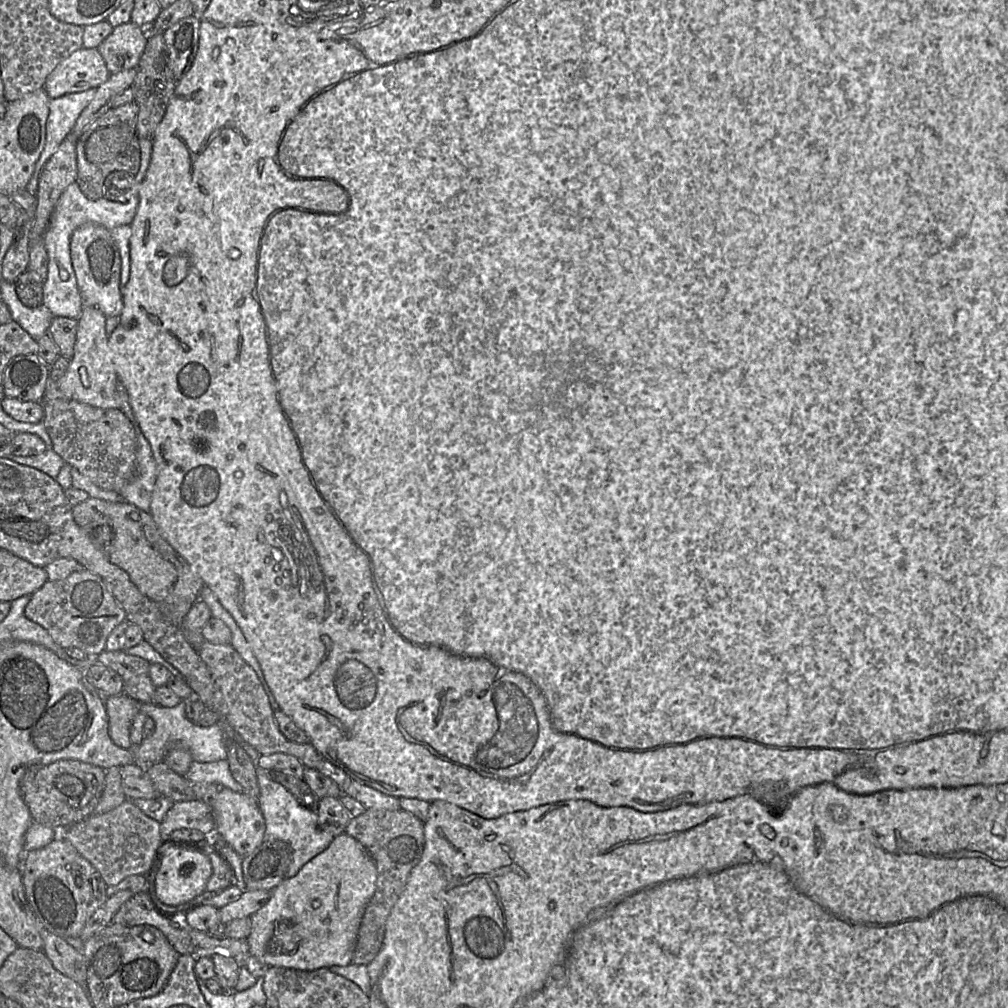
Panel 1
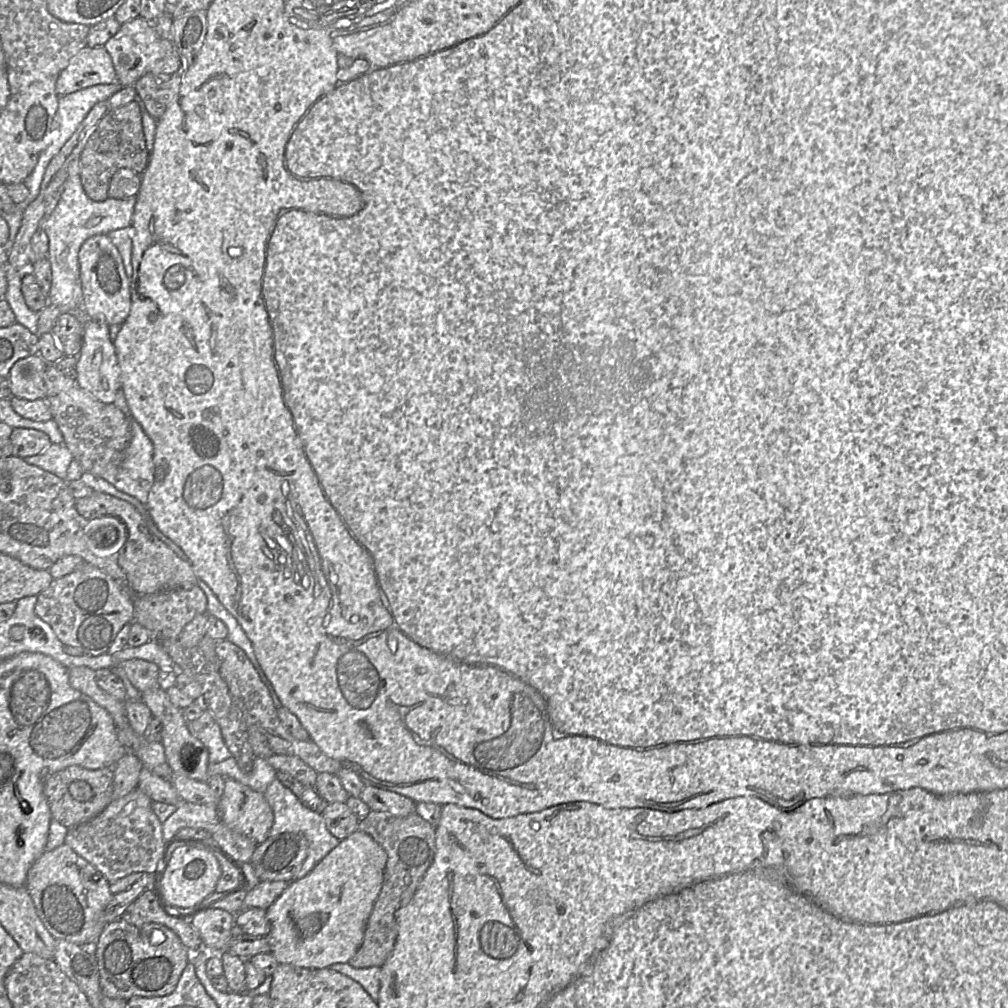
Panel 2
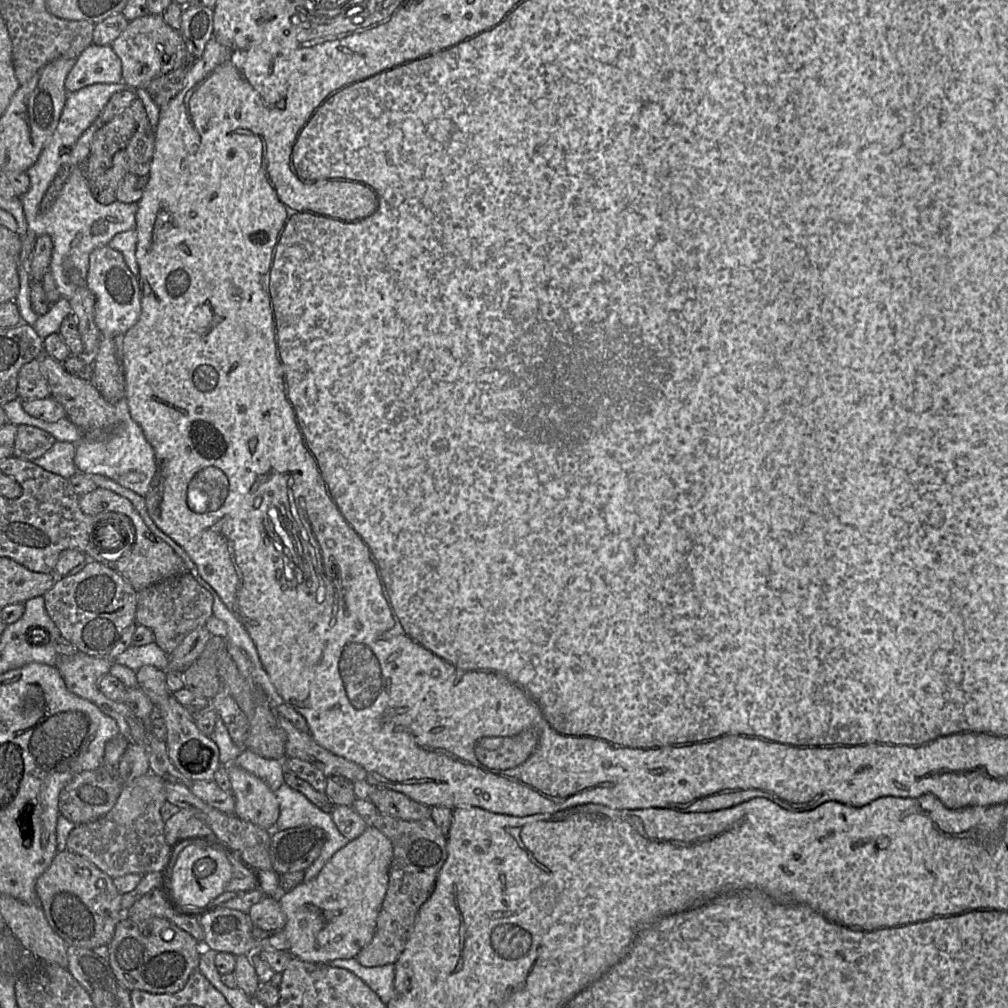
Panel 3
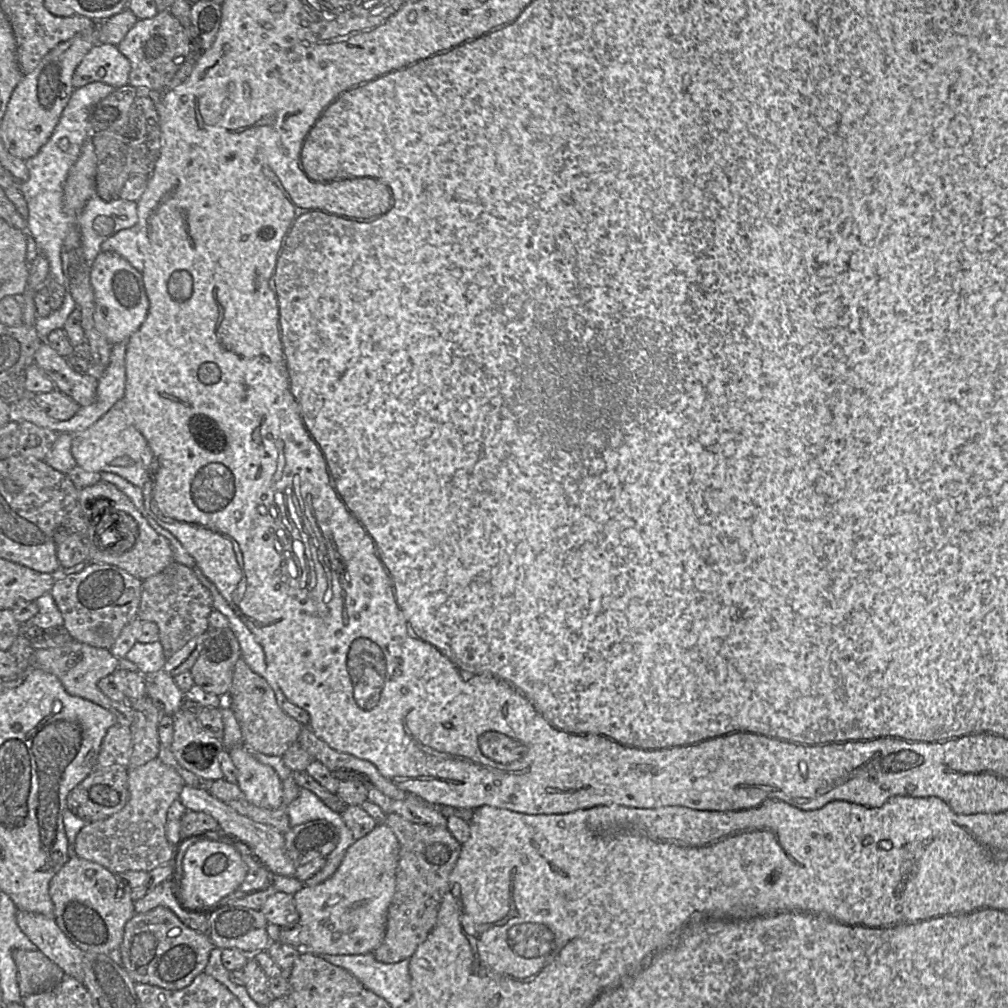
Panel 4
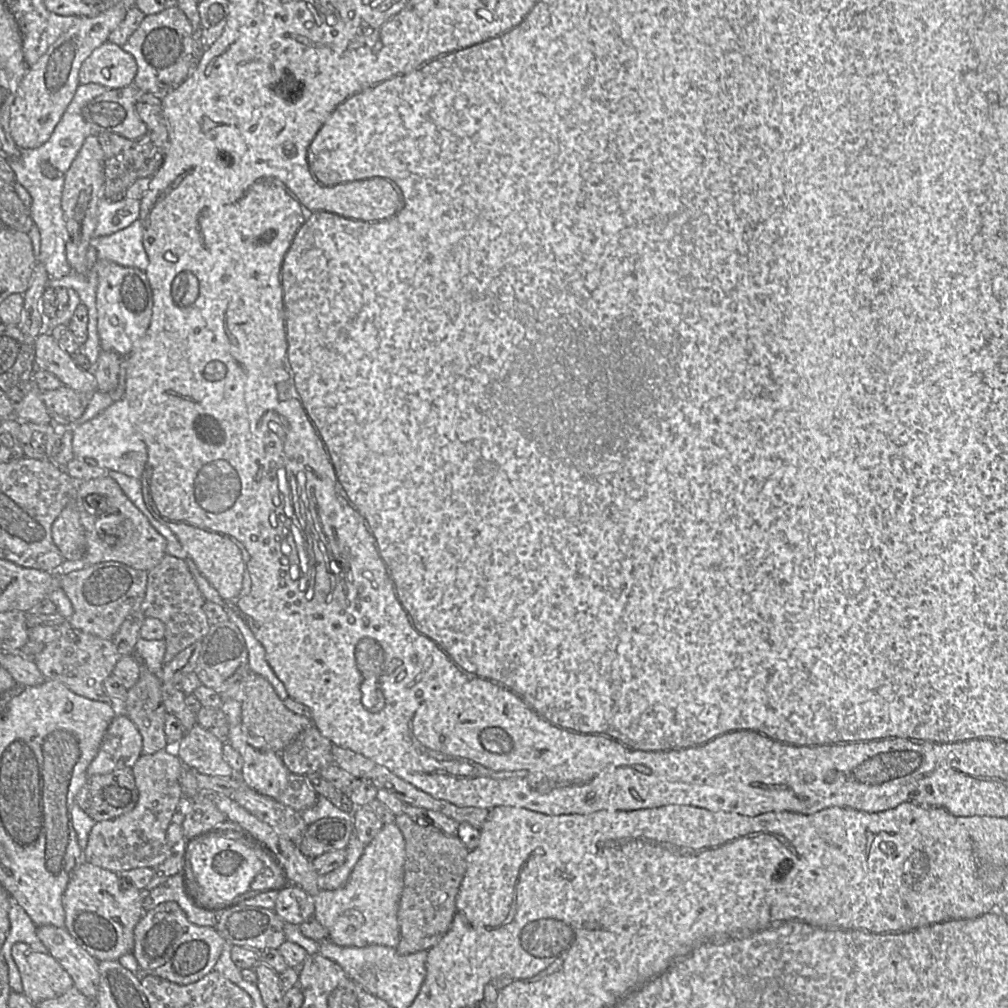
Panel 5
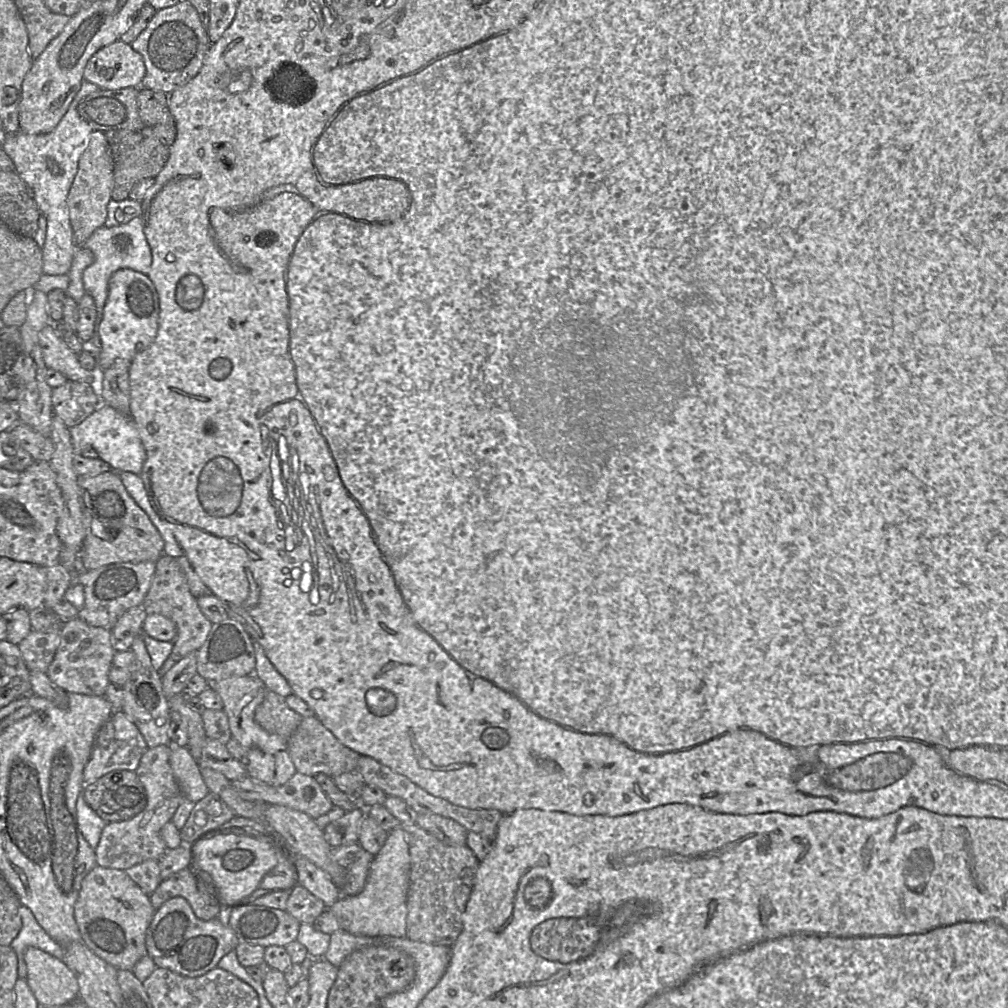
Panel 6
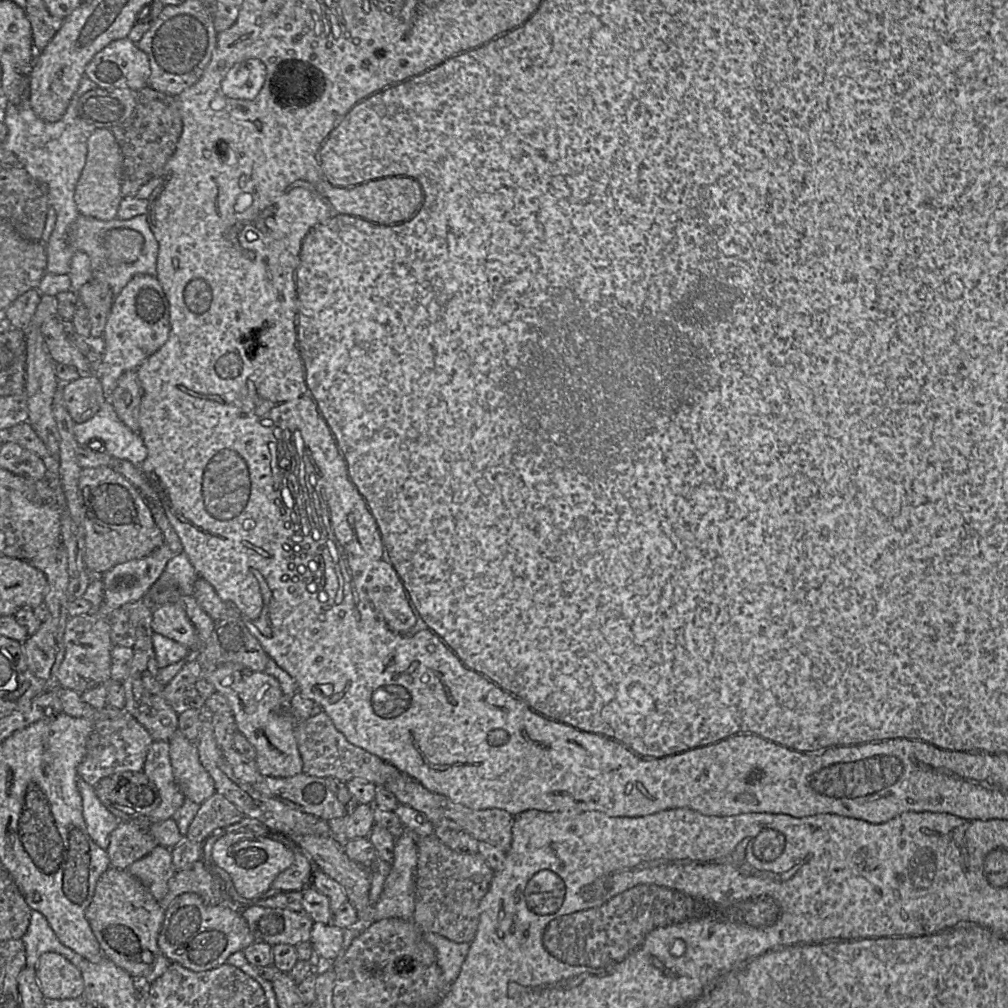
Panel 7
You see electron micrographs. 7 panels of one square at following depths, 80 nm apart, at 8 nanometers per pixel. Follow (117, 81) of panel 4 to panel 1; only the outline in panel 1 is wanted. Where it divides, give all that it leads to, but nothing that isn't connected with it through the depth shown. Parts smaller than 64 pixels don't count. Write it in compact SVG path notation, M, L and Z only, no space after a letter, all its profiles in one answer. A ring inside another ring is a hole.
M81 48L60 62L47 76L43 89L50 99L83 92L105 83L111 73L98 49Z

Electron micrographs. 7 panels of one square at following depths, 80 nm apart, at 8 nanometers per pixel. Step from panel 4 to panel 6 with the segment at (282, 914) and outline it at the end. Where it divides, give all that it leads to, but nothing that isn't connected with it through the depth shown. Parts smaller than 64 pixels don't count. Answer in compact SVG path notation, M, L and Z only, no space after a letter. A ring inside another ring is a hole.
M297 885L290 892L285 909L301 924L313 924L326 910L327 907L324 902L300 885Z

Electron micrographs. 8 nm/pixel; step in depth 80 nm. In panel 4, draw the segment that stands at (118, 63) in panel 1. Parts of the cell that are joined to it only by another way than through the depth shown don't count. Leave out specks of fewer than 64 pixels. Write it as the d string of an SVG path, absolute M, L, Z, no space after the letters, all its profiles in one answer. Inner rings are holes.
M167 10L153 18L138 20L117 47L131 64L128 85L140 91L165 91L168 80L177 72L190 51L191 37Z

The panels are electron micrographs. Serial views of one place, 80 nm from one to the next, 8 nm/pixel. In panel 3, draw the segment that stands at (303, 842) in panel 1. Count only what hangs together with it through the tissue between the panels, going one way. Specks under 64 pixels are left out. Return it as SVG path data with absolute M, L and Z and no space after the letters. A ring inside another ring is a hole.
M282 784L275 795L279 802L279 816L274 830L285 830L301 825L317 826L326 832L326 842L319 857L304 872L304 882L313 880L332 856L349 840L337 829L330 813L325 813L303 794Z

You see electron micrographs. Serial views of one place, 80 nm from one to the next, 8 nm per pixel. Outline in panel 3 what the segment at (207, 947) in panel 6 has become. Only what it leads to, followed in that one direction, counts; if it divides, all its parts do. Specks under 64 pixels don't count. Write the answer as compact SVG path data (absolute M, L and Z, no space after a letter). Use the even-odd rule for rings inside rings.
M124 918L115 927L107 956L116 979L128 990L174 994L185 987L191 973L198 969L201 950L201 943L168 919L152 918L138 923Z

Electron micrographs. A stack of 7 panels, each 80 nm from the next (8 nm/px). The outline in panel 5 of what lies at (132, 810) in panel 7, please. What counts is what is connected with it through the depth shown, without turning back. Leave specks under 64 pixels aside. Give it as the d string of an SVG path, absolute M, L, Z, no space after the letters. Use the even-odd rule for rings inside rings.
M131 768L88 777L75 803L93 820L112 820L132 811L139 798Z

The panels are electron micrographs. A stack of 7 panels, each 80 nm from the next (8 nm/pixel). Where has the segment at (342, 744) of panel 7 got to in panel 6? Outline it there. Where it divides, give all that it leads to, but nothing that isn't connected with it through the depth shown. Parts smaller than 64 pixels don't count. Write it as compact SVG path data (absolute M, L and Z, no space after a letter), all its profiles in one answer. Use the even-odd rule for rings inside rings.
M316 717L303 718L292 736L288 739L288 753L297 772L315 776L318 773L336 776L355 772L359 754L344 746Z

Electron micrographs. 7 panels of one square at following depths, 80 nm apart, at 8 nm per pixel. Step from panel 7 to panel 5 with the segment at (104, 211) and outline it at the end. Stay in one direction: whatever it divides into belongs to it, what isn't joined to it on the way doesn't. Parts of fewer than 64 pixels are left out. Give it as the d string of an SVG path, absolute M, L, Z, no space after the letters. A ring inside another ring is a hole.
M96 133L84 141L78 155L65 174L62 209L67 228L66 257L75 274L88 271L86 254L98 222L98 202L104 189L104 153Z

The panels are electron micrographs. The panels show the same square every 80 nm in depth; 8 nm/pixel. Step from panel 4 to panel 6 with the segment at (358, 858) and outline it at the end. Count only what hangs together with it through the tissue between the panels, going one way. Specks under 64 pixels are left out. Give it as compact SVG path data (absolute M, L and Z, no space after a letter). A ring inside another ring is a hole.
M397 827L389 831L382 849L374 856L361 893L343 896L327 911L334 915L340 930L355 936L405 938L407 898L410 886L410 854L406 832Z

